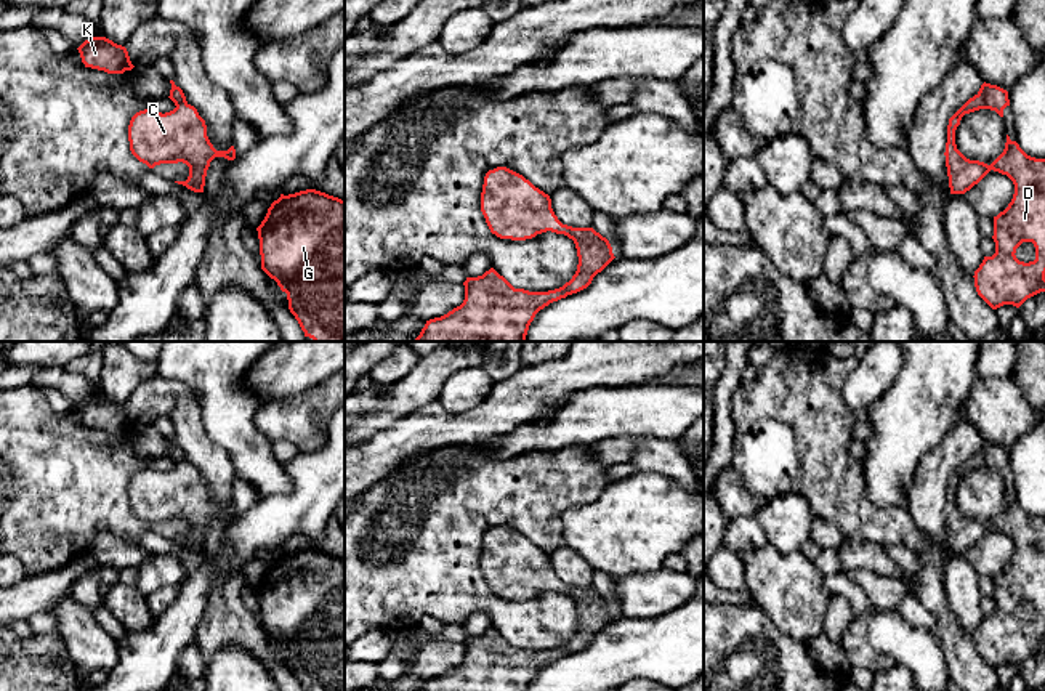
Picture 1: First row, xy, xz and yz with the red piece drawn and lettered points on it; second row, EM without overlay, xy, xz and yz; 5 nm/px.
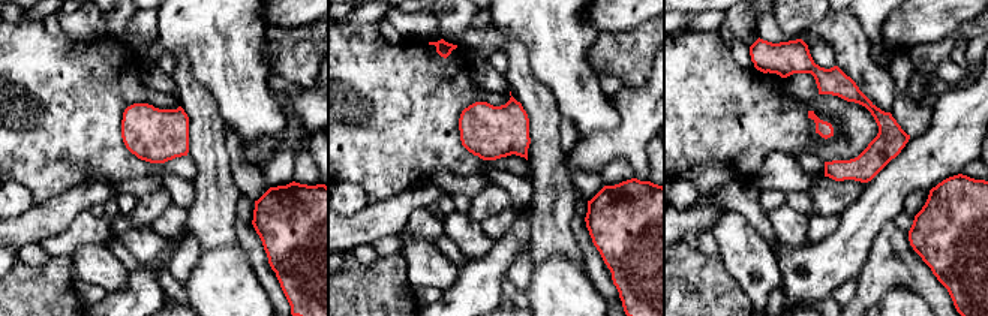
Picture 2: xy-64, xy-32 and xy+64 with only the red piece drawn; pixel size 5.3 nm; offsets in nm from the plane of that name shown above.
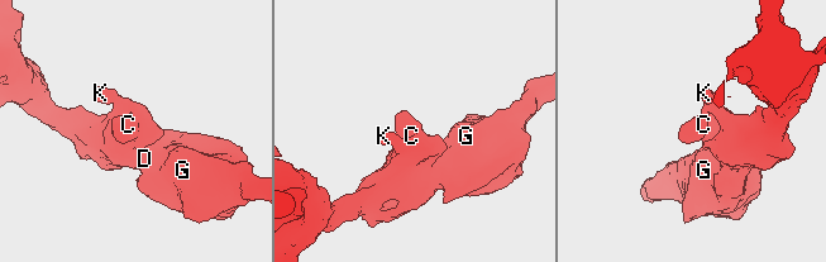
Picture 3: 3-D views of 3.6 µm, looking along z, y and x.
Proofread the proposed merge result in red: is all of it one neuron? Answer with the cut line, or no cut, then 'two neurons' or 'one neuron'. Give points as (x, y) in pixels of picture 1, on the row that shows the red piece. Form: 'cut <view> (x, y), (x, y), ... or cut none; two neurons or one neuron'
cut none; one neuron

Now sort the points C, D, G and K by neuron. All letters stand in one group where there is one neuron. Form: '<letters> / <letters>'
C D G K

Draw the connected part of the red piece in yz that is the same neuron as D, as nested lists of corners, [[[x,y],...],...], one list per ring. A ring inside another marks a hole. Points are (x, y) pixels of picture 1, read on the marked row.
[[[984,82],[949,119],[944,152],[950,194],[965,194],[991,170],[1007,175],[1015,184],[1011,202],[994,216],[995,253],[984,257],[973,276],[978,295],[992,309],[1003,305],[1019,308],[1027,298],[1045,292],[1045,159],[1027,156],[1008,135],[1003,152],[991,165],[966,159],[955,144],[955,130],[965,114],[991,109],[1003,117],[1007,106],[1008,91]],[[1023,242],[1034,244],[1034,261],[1016,258]]]

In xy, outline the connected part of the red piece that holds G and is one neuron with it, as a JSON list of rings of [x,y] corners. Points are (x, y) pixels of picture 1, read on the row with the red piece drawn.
[[[316,189],[280,194],[256,231],[261,269],[287,293],[305,337],[345,341],[345,200]]]

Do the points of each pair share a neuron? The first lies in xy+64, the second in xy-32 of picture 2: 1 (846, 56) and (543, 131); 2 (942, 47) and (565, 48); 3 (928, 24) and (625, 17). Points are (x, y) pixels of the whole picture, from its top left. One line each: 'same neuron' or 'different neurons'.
1: same neuron
2: different neurons
3: same neuron

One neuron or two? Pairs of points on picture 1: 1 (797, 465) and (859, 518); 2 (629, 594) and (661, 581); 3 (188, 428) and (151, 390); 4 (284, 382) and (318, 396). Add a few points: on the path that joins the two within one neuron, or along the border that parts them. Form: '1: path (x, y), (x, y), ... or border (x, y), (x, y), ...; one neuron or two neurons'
1: path (813, 472), (843, 502); one neuron
2: path (637, 594), (648, 594), (653, 589); one neuron
3: path (181, 419), (161, 398); one neuron
4: border (327, 377), (300, 393), (268, 400); two neurons

